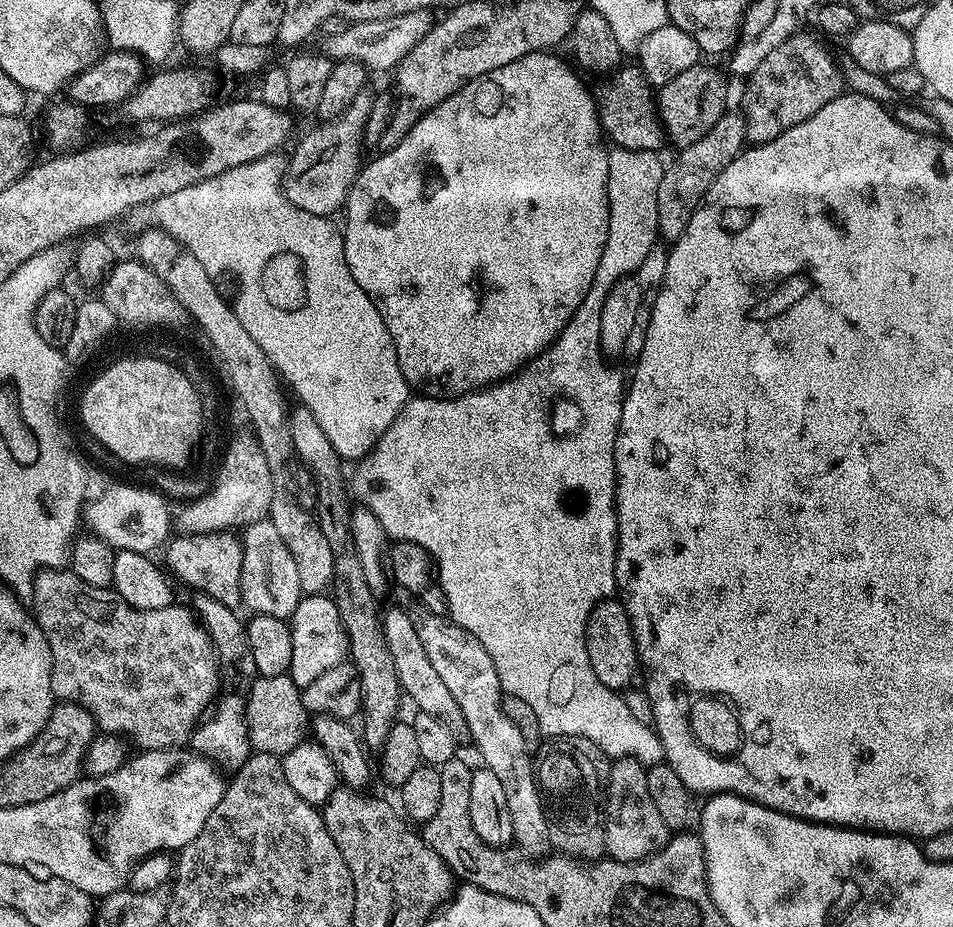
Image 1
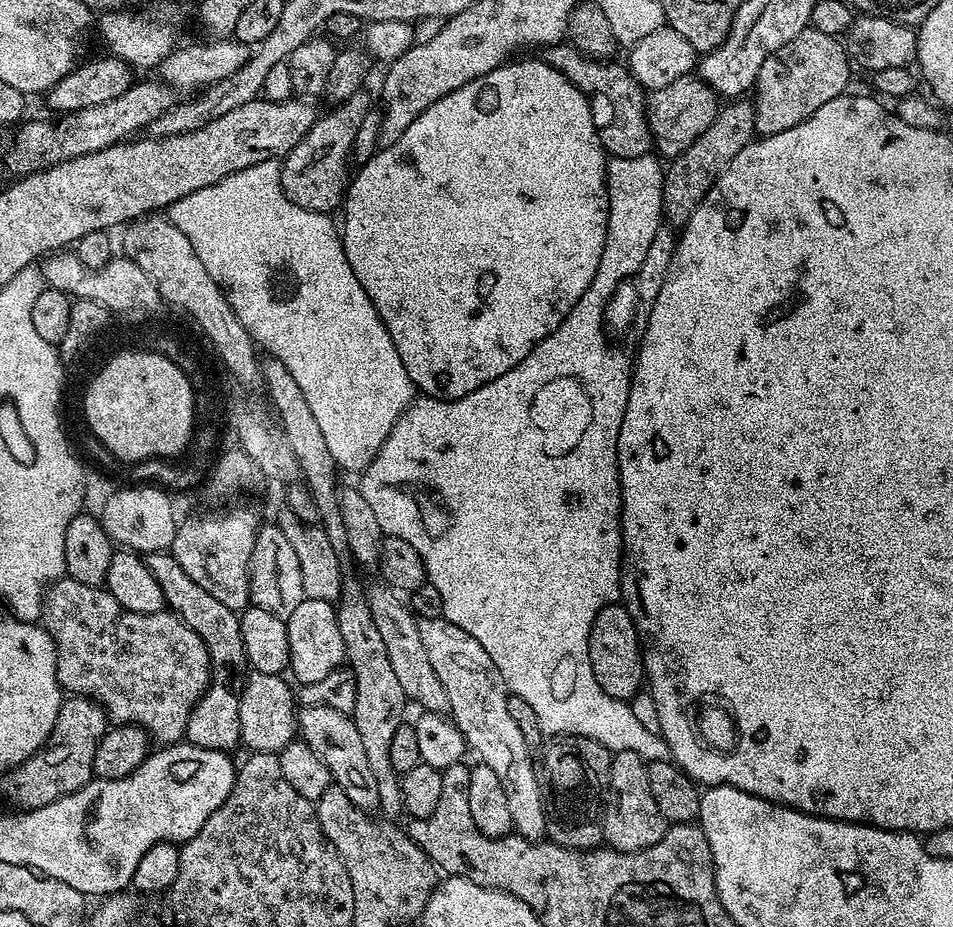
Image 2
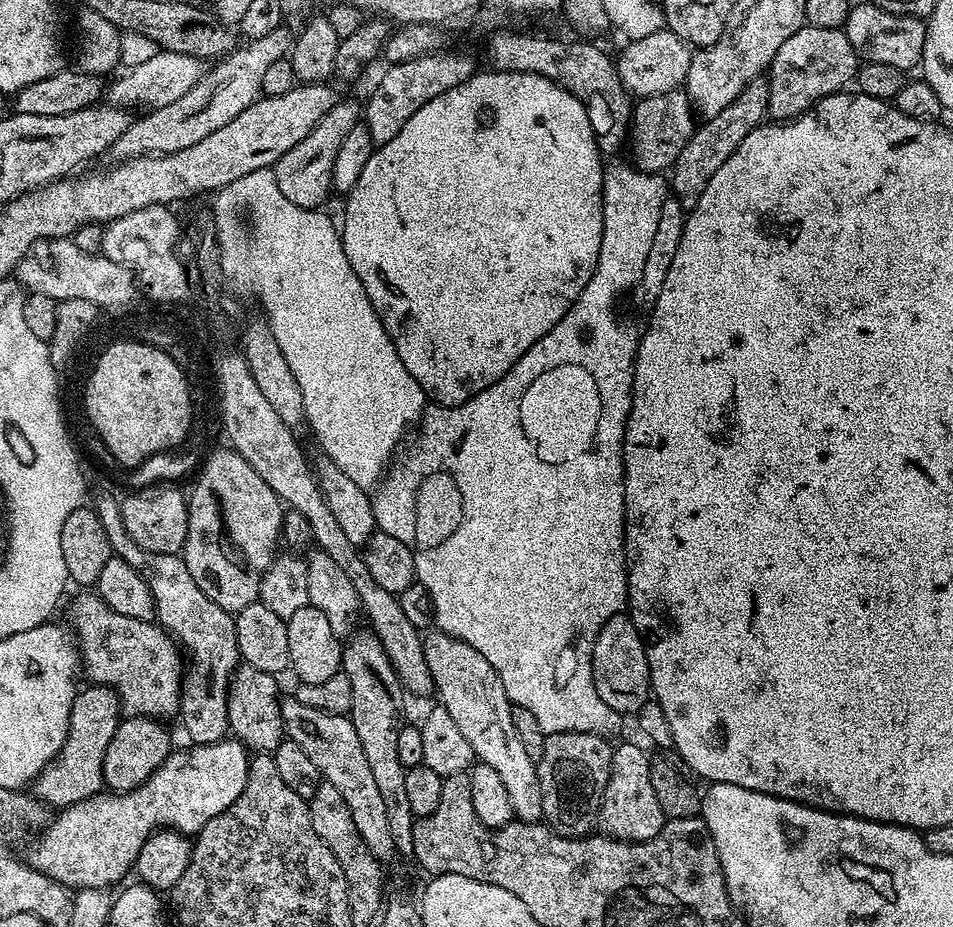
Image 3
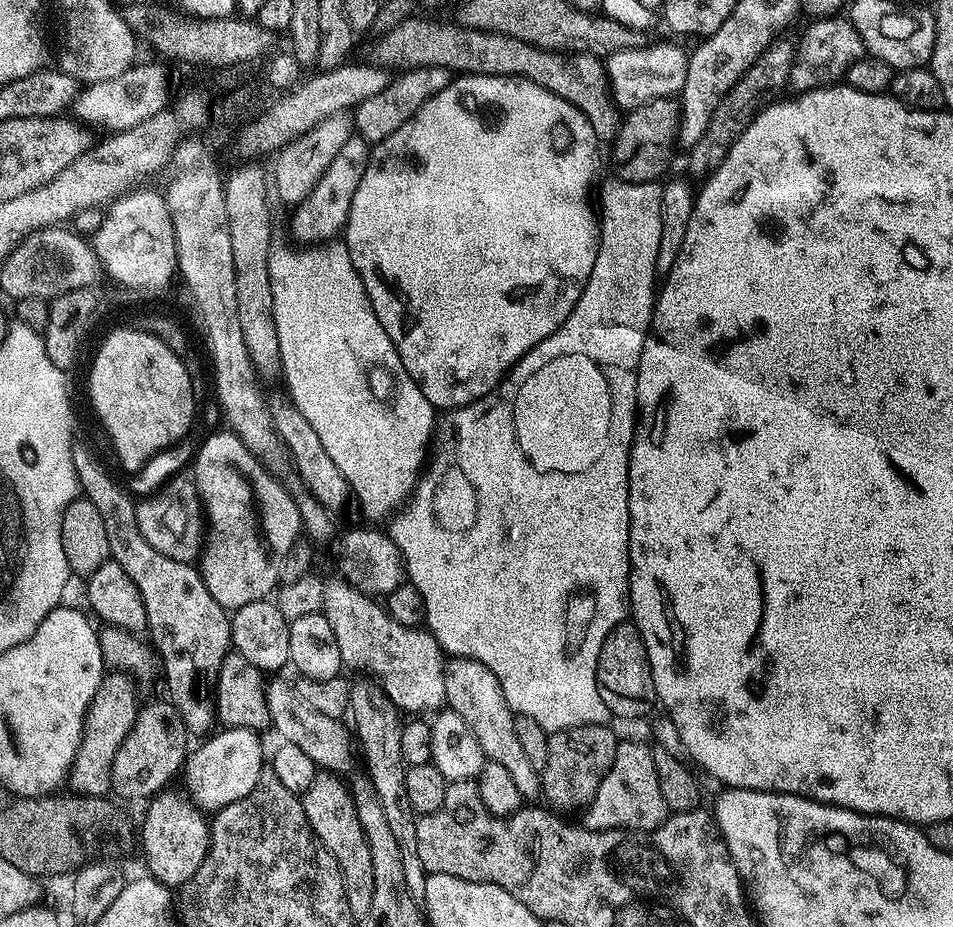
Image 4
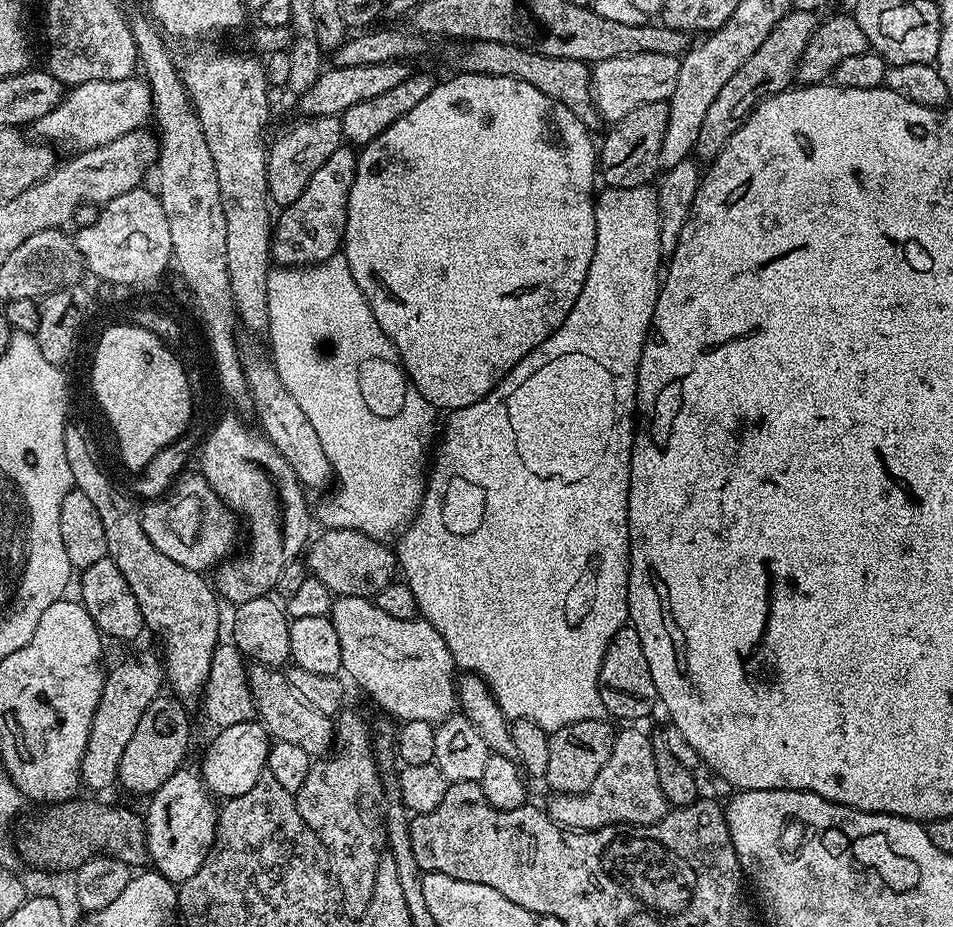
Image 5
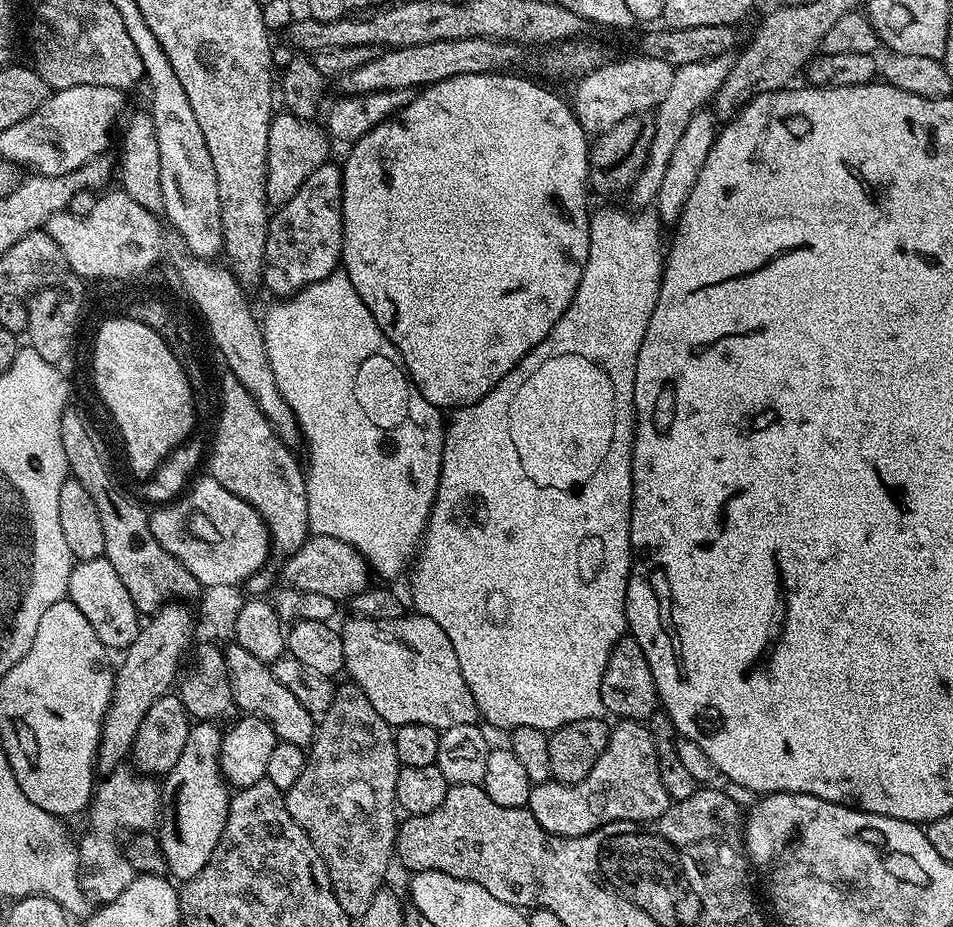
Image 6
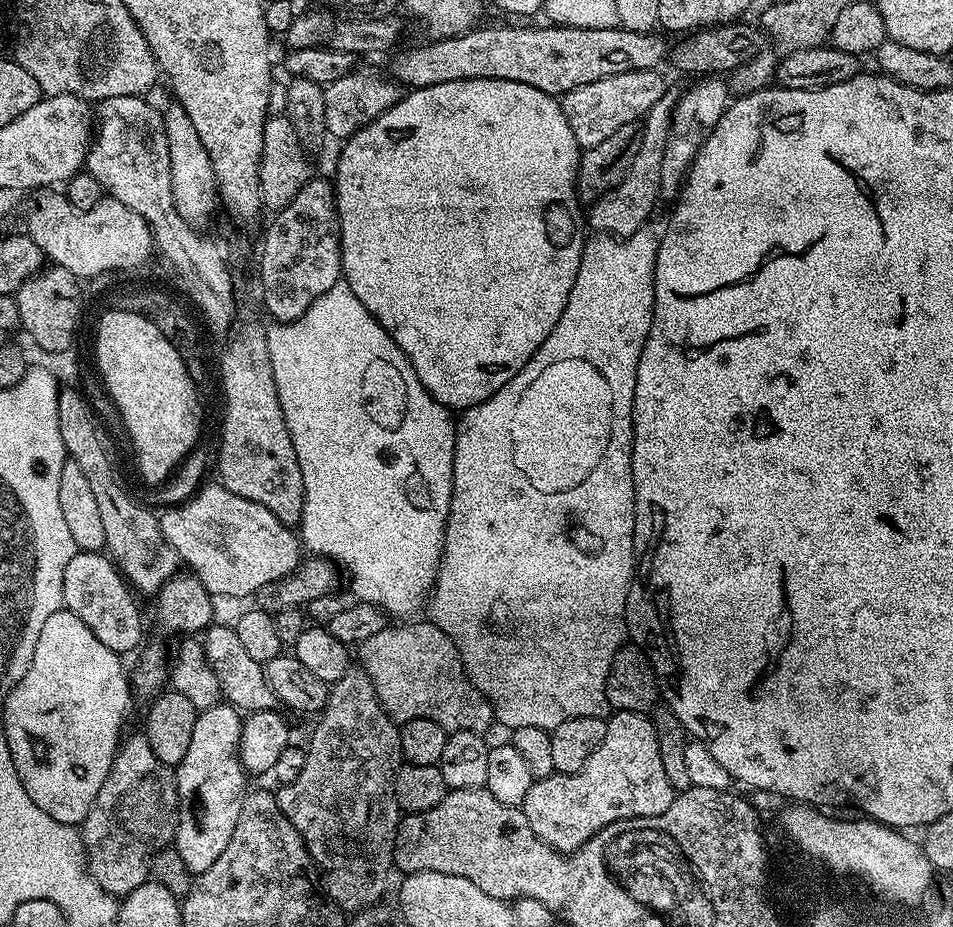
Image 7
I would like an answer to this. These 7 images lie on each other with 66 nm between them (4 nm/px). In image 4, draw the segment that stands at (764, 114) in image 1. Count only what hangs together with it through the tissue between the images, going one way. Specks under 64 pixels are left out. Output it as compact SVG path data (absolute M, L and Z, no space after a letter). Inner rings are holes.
M843 15L831 16L825 20L812 20L809 28L800 36L800 45L794 48L794 59L788 74L787 83L793 93L812 92L816 88L827 88L843 81L848 68L866 54L858 30L854 30L851 20Z

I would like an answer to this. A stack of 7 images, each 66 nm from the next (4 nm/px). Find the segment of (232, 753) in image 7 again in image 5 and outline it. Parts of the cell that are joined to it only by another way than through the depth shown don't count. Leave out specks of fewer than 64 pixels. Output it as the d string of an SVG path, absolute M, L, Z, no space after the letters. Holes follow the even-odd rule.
M182 766L158 791L153 792L148 804L146 815L146 842L148 843L148 859L151 867L165 877L172 885L184 884L206 862L212 843L216 837L217 805L209 795L200 779L199 771Z

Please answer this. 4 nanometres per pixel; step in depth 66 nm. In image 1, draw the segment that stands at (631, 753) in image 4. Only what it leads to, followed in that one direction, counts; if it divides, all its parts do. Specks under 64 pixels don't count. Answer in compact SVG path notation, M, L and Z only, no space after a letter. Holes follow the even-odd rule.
M621 756L611 761L606 777L606 799L602 804L604 814L604 850L618 862L634 862L653 856L670 839L670 829L662 822L662 814L650 798L646 786L648 768L634 758Z

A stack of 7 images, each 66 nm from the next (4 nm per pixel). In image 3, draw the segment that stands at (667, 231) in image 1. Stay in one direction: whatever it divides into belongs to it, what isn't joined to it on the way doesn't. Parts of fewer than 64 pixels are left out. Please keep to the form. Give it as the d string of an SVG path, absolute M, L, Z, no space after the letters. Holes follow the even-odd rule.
M757 78L744 87L742 94L738 94L738 98L734 98L734 102L726 106L726 110L718 110L714 118L704 120L697 127L690 142L686 142L682 154L676 156L676 162L670 169L671 195L679 200L684 209L691 210L698 198L702 198L702 190L706 190L710 178L714 178L718 166L722 166L722 162L726 162L726 158L734 154L734 150L742 142L742 138L746 138L746 134L760 127L767 111L768 86L763 79Z

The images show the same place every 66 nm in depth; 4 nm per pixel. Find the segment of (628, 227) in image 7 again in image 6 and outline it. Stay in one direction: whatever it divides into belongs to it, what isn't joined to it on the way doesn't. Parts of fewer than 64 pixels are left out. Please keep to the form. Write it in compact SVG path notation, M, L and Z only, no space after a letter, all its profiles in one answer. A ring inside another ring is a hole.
M731 55L715 56L712 60L707 60L704 64L687 64L676 69L674 82L670 86L666 98L654 110L652 121L652 142L648 157L644 163L644 168L640 171L632 187L630 195L636 203L635 207L640 210L647 209L655 201L658 190L662 187L662 178L666 174L666 166L670 162L670 154L674 154L674 146L678 146L678 138L682 138L682 130L690 122L690 118L695 112L701 111L704 104L713 99L716 91L726 82L726 74L730 70L733 57Z

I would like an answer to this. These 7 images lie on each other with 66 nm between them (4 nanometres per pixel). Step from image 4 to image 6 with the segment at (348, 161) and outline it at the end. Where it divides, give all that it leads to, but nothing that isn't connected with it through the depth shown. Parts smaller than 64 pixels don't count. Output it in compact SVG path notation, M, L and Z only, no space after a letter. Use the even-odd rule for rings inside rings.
M325 162L302 182L298 194L290 198L281 208L271 213L266 238L266 258L264 259L263 287L268 287L276 298L295 296L304 288L322 282L342 264L344 250L344 173L339 163Z

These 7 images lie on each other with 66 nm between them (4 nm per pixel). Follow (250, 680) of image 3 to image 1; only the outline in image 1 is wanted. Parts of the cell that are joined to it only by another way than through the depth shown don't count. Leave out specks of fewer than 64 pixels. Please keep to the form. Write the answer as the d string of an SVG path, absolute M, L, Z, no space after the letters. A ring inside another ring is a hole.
M257 675L246 693L248 701L248 737L257 752L283 757L294 746L305 743L310 732L310 714L292 677Z

